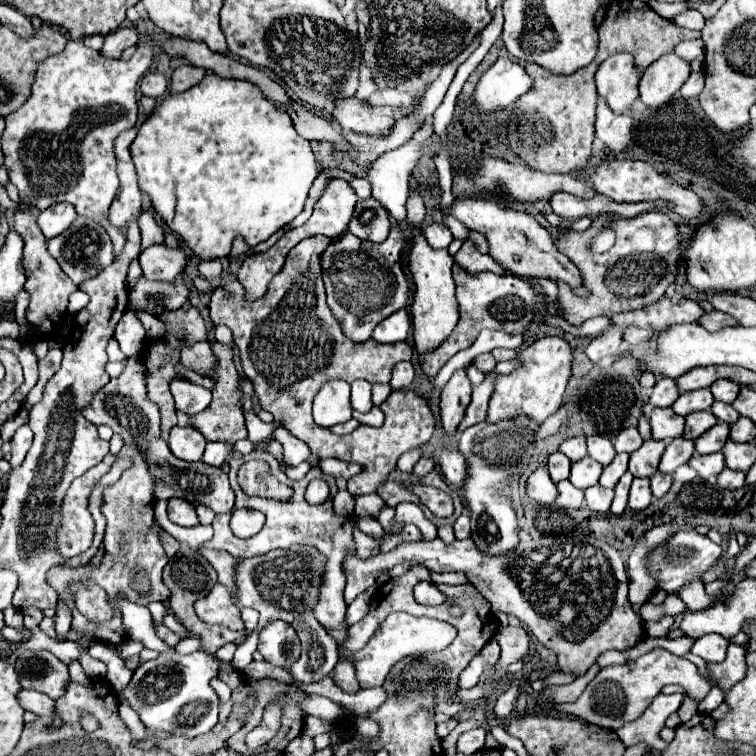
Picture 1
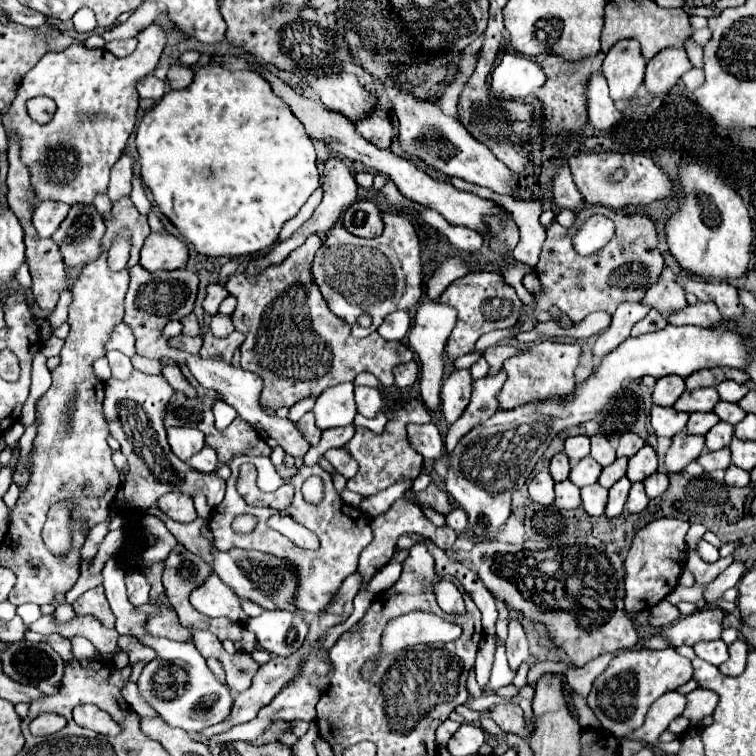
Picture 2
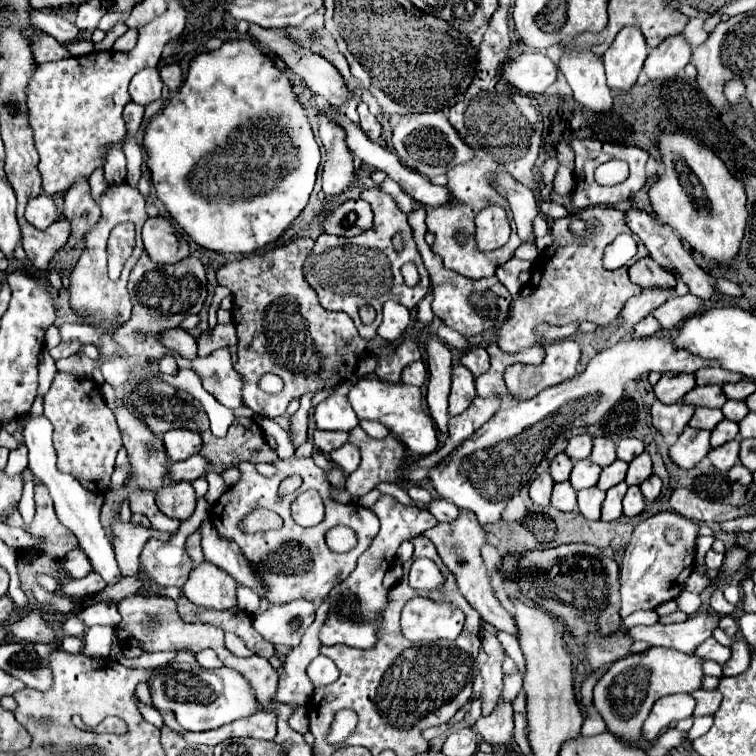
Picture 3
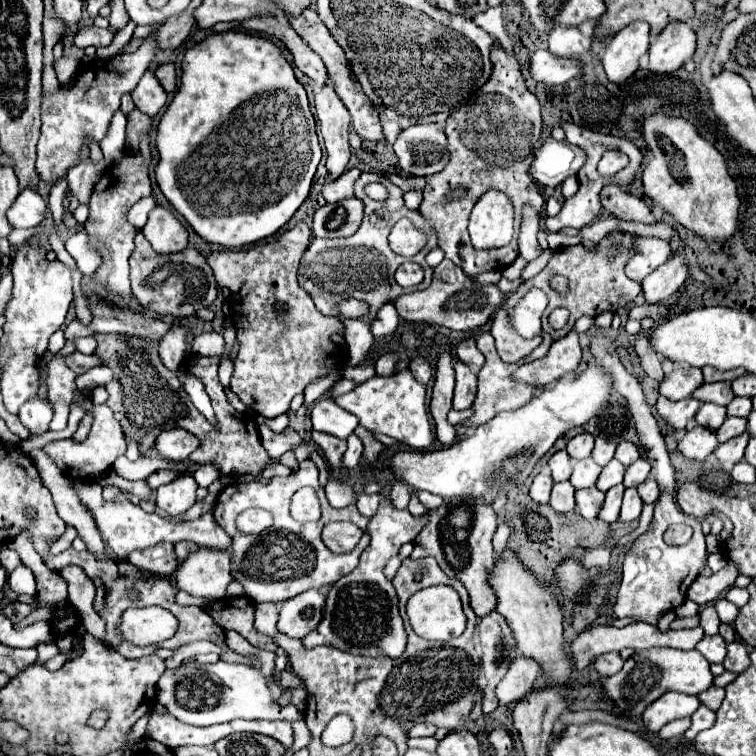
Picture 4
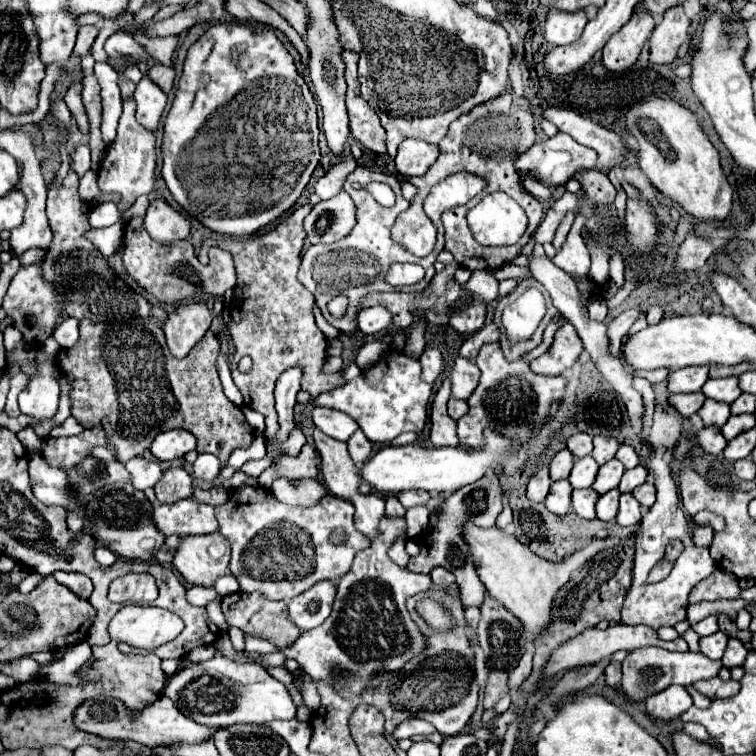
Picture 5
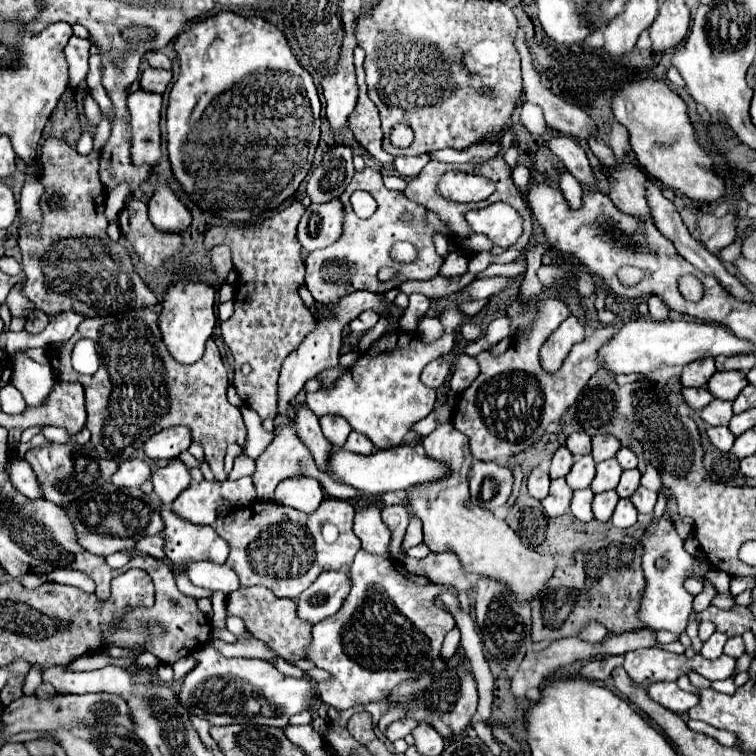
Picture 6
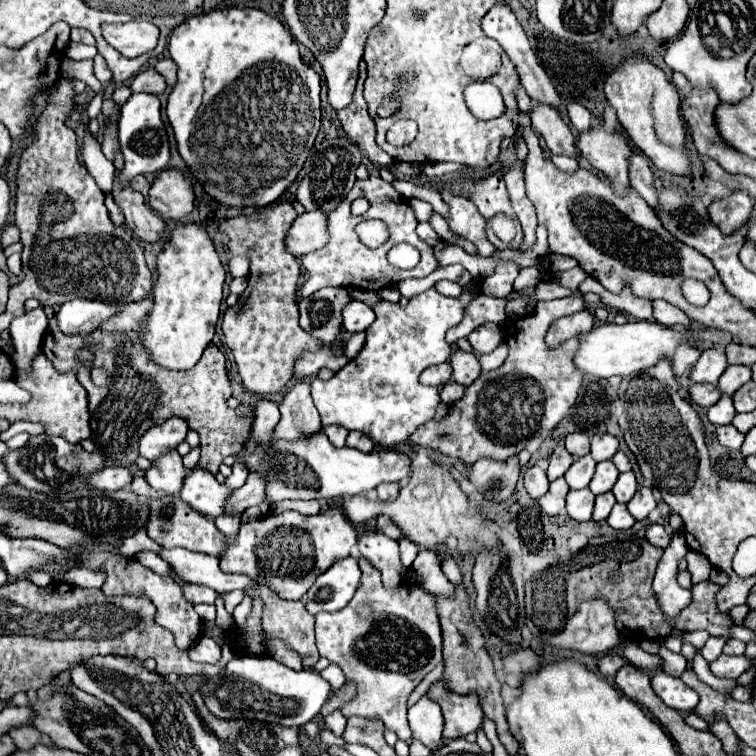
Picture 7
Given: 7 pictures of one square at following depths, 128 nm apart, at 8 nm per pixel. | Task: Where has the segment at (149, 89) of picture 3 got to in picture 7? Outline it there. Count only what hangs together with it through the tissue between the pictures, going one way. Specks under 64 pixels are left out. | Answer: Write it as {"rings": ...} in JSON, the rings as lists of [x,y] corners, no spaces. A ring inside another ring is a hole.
{"rings":[[[132,94],[128,102],[122,106],[120,116],[120,144],[124,154],[124,168],[120,172],[120,180],[130,184],[130,180],[138,174],[150,174],[162,170],[170,160],[170,146],[166,128],[160,116],[160,100],[154,94]]]}

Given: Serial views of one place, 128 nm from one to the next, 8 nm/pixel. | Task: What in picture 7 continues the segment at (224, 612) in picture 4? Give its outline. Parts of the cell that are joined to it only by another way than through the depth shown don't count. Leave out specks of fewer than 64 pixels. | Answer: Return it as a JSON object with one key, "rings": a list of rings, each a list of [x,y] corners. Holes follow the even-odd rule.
{"rings":[[[268,586],[246,588],[244,594],[250,598],[262,598],[262,604],[264,604],[264,608],[262,608],[262,632],[264,632],[264,636],[280,638],[286,646],[290,646],[292,650],[296,650],[302,656],[304,668],[312,668],[320,656],[318,656],[316,644],[314,644],[314,618],[308,616],[304,602],[302,600],[294,600],[294,602],[282,600]]]}

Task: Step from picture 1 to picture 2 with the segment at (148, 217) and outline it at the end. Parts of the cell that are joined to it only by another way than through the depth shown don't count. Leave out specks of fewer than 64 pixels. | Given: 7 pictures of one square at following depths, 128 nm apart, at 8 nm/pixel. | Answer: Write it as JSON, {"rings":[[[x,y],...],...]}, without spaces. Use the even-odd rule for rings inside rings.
{"rings":[[[134,178],[134,180],[132,180],[132,194],[130,194],[130,200],[134,202],[134,206],[138,208],[140,214],[144,214],[144,216],[150,214],[152,204],[150,204],[150,200],[148,200],[148,196],[146,196],[146,190],[144,190],[140,178]]]}

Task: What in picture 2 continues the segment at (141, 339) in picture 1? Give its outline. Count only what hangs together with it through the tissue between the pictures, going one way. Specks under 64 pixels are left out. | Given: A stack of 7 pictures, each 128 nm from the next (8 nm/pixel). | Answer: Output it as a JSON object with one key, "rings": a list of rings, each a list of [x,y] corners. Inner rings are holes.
{"rings":[[[118,324],[116,328],[114,328],[114,332],[112,332],[112,338],[110,338],[110,342],[105,345],[105,351],[111,350],[120,350],[122,354],[126,354],[126,356],[134,356],[136,352],[134,352],[134,342],[136,342],[136,338],[132,336],[132,330],[128,328],[128,324]]]}

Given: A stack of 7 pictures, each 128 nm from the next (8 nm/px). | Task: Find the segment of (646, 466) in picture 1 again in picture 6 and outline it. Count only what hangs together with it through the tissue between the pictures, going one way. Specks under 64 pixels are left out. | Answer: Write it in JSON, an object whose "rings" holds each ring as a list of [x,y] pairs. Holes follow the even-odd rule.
{"rings":[[[624,470],[620,484],[616,486],[616,492],[620,498],[632,496],[632,492],[640,486],[640,472],[638,470]]]}

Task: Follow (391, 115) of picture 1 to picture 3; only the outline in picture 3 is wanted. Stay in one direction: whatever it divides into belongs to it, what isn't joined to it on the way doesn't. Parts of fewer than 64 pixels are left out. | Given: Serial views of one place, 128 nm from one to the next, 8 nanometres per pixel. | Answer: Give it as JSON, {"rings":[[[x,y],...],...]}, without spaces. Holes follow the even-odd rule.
{"rings":[[[252,24],[248,34],[252,34],[258,42],[262,42],[272,54],[280,56],[292,72],[296,72],[298,76],[302,76],[302,80],[306,82],[306,86],[308,86],[314,94],[326,98],[332,106],[338,106],[338,108],[340,108],[340,106],[348,100],[350,92],[348,92],[348,88],[346,88],[346,84],[344,84],[344,78],[340,78],[340,72],[338,72],[328,60],[324,60],[320,54],[314,54],[310,48],[300,46],[298,42],[292,42],[292,40],[286,38],[284,32],[280,32],[280,30],[264,30],[264,28]]]}

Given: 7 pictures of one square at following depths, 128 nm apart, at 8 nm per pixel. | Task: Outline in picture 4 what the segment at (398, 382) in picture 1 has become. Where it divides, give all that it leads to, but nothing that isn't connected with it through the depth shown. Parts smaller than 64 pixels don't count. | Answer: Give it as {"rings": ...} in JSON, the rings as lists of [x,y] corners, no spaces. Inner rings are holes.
{"rings":[[[422,356],[410,360],[410,372],[412,376],[416,376],[416,380],[420,380],[420,384],[428,384],[428,380],[432,378],[432,368]]]}

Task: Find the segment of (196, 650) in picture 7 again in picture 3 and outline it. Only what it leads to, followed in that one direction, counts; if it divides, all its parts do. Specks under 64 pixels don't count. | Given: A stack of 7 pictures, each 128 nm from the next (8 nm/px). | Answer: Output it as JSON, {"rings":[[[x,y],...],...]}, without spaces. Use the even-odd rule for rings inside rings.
{"rings":[[[178,650],[176,660],[164,666],[158,666],[158,676],[148,680],[152,704],[158,710],[172,712],[176,722],[190,732],[202,732],[202,730],[214,730],[220,728],[232,720],[246,718],[258,710],[258,700],[254,698],[254,692],[250,684],[232,668],[220,668],[220,670],[206,670],[202,668],[194,654],[188,650]],[[188,698],[204,698],[190,702]],[[298,706],[294,710],[294,714],[290,716],[288,724],[292,726],[292,730],[296,730],[300,734],[306,734],[308,732],[308,712],[306,712],[306,708],[304,706]]]}

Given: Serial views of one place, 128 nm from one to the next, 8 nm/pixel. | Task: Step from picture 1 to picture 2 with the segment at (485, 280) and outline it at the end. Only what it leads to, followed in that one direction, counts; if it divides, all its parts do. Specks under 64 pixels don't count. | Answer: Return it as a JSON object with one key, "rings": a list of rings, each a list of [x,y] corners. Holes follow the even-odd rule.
{"rings":[[[486,270],[470,272],[464,278],[454,280],[444,290],[440,300],[444,304],[450,304],[450,306],[458,308],[458,324],[456,324],[456,328],[454,328],[452,336],[448,338],[448,344],[446,344],[446,352],[450,354],[448,356],[450,360],[466,354],[466,352],[462,352],[462,348],[474,348],[476,340],[482,334],[492,332],[496,328],[512,328],[512,326],[516,326],[516,314],[524,308],[524,304],[516,296],[516,290],[510,284],[506,284],[502,274],[486,272]]]}

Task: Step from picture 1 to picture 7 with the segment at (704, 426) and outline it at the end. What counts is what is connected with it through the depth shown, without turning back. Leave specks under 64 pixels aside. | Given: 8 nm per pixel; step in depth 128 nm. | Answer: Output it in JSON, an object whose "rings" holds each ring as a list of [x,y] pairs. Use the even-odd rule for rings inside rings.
{"rings":[[[722,396],[712,408],[708,408],[706,416],[708,420],[714,424],[714,426],[722,426],[722,424],[728,424],[732,422],[736,410],[734,410],[734,404],[732,404],[732,398],[730,396]]]}

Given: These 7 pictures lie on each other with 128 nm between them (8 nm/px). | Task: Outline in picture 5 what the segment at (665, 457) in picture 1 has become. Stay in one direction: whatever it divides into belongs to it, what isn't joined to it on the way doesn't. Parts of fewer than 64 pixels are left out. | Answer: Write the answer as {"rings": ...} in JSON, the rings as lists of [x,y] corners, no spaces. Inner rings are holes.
{"rings":[[[702,428],[694,434],[694,442],[706,452],[706,454],[720,454],[726,446],[726,440],[720,432],[720,428]]]}

